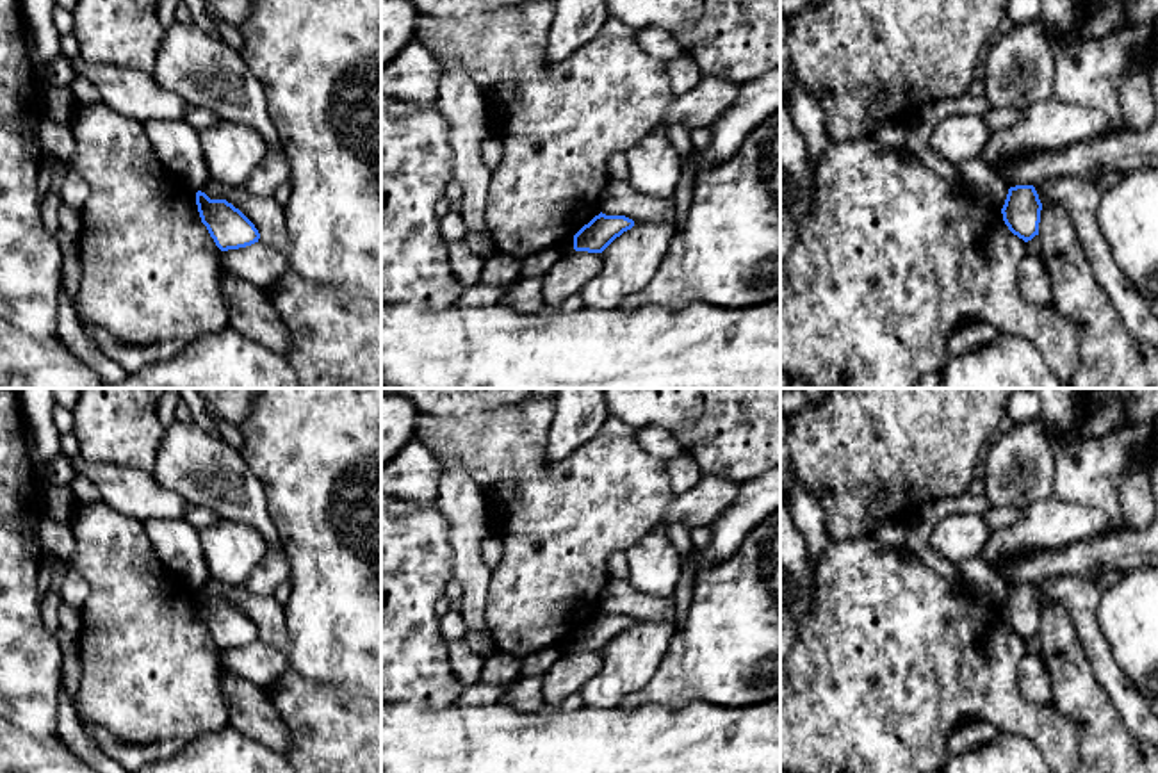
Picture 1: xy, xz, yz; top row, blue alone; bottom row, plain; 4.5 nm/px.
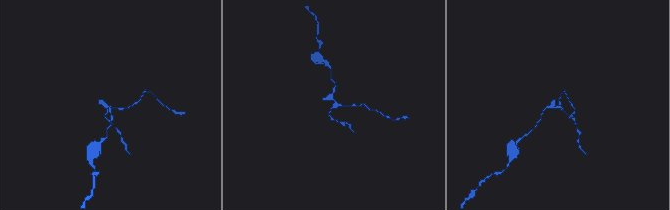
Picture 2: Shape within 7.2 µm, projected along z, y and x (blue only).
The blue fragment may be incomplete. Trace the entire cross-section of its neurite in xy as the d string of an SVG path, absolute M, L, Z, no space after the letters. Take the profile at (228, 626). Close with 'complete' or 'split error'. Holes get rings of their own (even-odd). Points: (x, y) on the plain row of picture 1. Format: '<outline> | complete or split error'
M198 590L196 604L201 622L221 650L258 641L260 632L255 623L226 598L210 598L205 591Z | complete

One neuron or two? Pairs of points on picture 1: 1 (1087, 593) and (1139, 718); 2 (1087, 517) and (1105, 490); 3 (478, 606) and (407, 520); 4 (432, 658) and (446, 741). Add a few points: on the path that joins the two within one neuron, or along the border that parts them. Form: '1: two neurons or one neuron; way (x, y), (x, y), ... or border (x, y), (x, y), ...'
1: one neuron; way (1087, 624), (1103, 667), (1119, 688)
2: two neurons; border (1055, 496), (1087, 503), (1112, 524)
3: two neurons; border (448, 533), (453, 551), (453, 576)
4: two neurons; border (399, 700), (419, 706), (455, 704)

